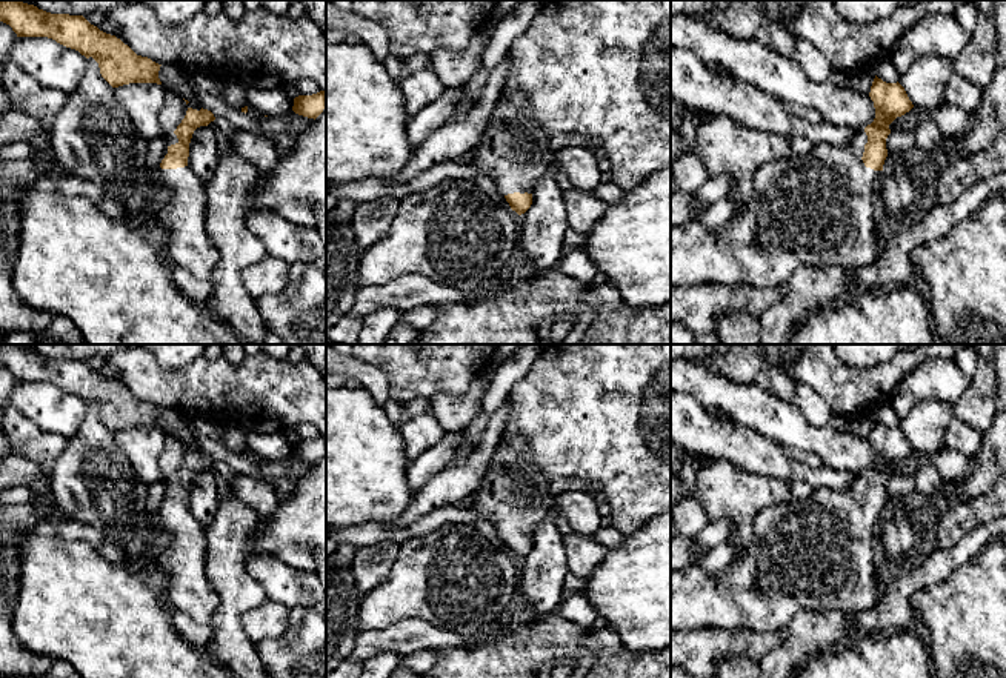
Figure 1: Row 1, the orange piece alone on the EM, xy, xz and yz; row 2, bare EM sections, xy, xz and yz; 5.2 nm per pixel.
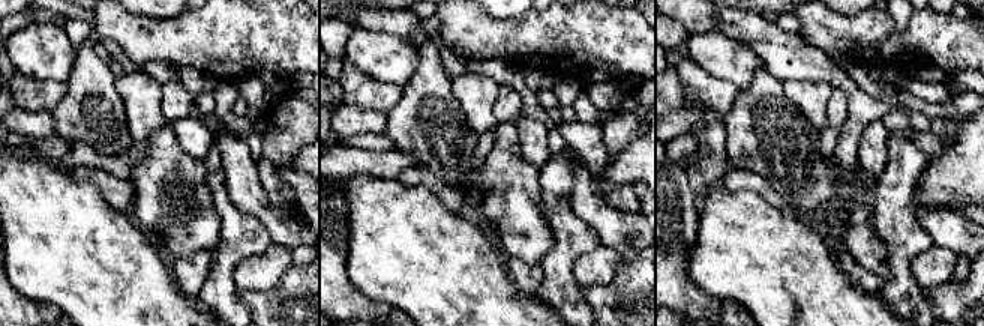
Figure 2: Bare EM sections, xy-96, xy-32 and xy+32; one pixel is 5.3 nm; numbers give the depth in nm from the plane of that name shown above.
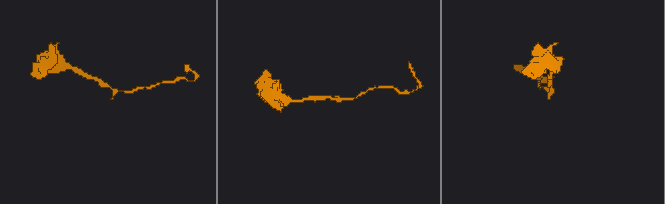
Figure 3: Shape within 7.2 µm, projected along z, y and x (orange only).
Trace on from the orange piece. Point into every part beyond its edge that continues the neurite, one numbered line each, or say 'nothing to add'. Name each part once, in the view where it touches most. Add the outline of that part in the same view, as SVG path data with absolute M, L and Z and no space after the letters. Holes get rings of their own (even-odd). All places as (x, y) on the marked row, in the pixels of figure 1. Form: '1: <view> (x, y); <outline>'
1: yz (817, 209); M858 131L848 146L817 143L804 155L791 155L761 165L754 175L749 201L718 232L709 232L698 220L671 228L671 286L751 284L757 287L786 284L801 266L864 268L877 263L881 249L874 224L874 194L883 171L866 168L861 157L868 135Z

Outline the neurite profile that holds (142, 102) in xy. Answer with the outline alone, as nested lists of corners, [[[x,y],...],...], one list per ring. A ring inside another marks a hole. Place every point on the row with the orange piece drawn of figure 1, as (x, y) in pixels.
[[[129,83],[114,88],[114,94],[142,137],[149,141],[165,135],[158,123],[158,112],[166,95],[165,86],[157,83]]]

